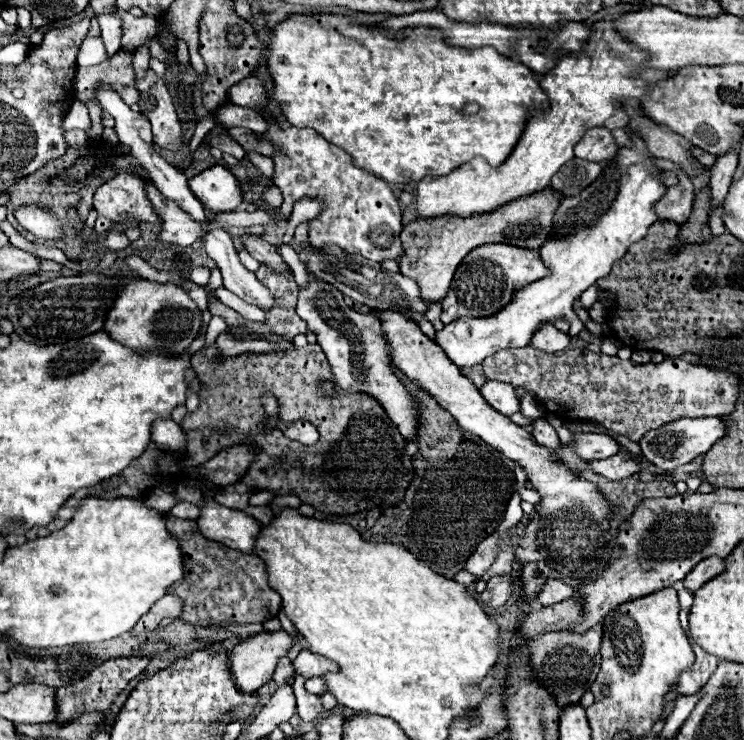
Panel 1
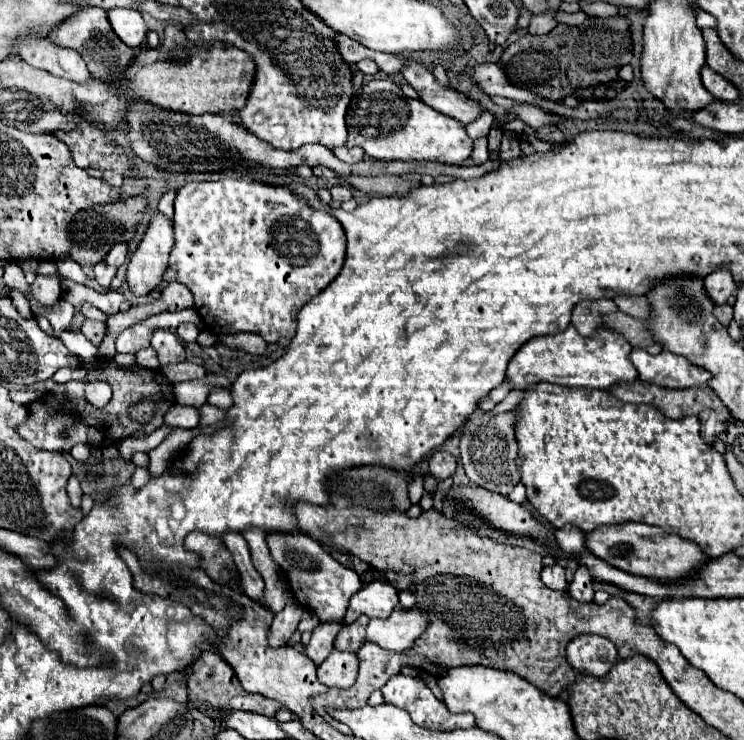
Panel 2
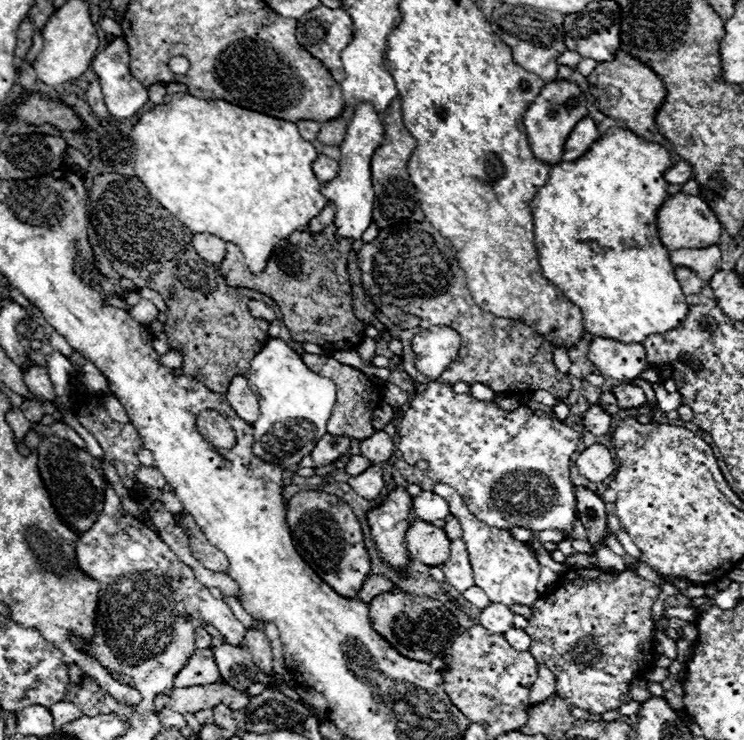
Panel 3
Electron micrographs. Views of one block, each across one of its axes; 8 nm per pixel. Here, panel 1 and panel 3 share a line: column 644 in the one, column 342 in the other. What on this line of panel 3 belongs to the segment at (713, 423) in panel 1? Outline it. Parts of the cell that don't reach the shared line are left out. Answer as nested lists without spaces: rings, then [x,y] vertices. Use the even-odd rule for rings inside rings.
[[[326,434],[322,436],[312,452],[312,460],[314,460],[314,468],[322,468],[326,464],[332,464],[336,460],[340,460],[342,456],[350,454],[354,446],[354,440],[348,436],[332,436]]]

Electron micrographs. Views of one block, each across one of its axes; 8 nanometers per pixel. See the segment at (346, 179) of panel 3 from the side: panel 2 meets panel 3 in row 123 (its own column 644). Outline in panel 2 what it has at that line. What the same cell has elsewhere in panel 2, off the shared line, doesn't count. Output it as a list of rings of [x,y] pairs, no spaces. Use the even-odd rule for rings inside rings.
[[[634,348],[630,356],[638,378],[664,388],[690,388],[710,382],[710,372],[690,364],[684,356],[676,356],[668,350],[652,356],[642,348]]]

